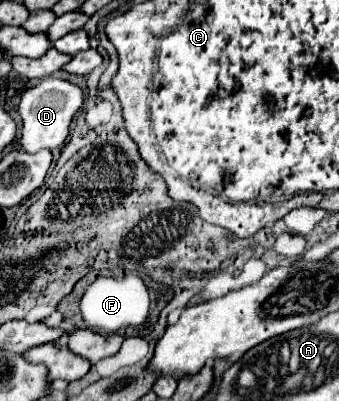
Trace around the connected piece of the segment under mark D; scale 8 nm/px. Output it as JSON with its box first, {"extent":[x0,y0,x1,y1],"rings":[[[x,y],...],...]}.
{"extent":[18,77,86,153],"rings":[[[46,77],[36,87],[24,91],[20,107],[18,107],[22,123],[24,123],[22,139],[20,139],[22,149],[28,153],[36,153],[40,149],[56,149],[56,147],[64,145],[64,141],[70,133],[72,117],[82,109],[84,101],[86,101],[84,91],[66,79]]]}

